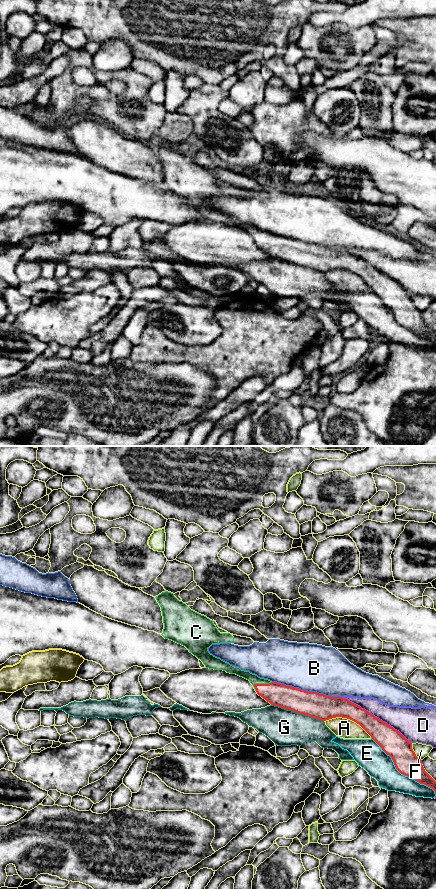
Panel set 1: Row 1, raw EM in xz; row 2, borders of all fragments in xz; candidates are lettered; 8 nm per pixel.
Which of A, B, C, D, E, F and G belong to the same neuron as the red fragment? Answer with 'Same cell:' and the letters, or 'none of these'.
Same cell: C

